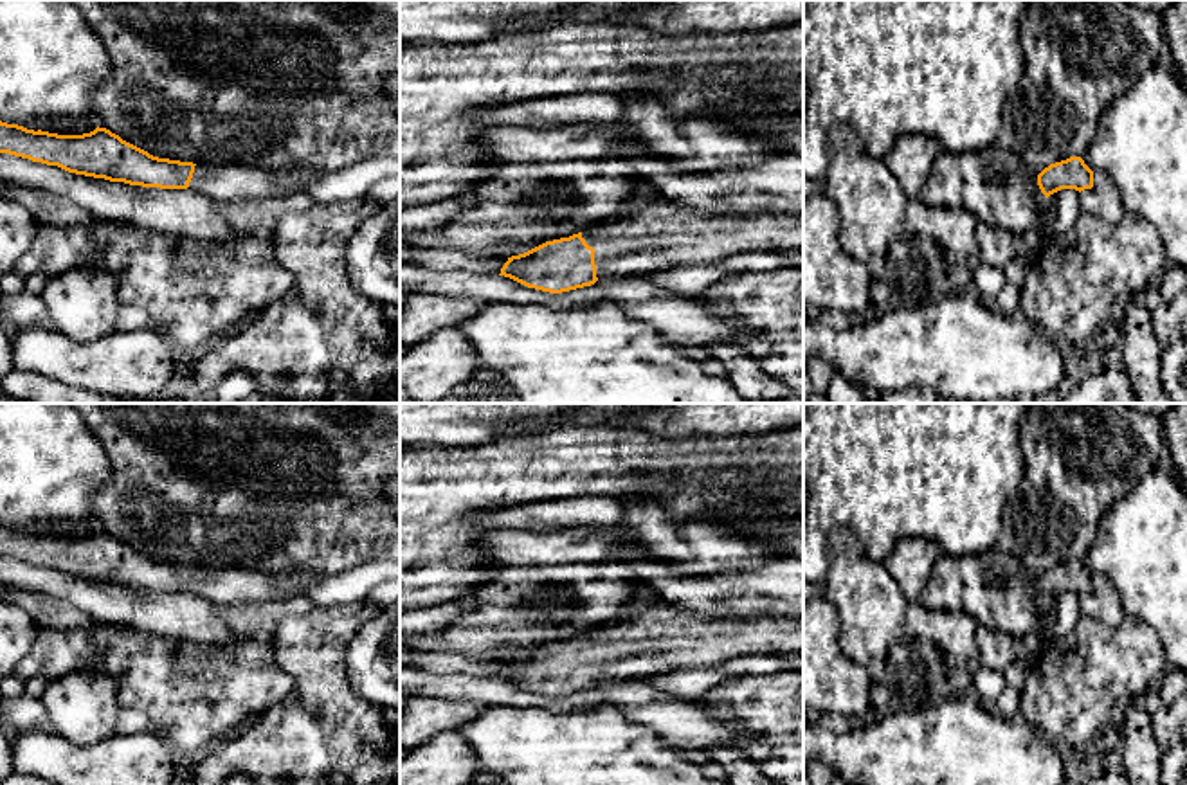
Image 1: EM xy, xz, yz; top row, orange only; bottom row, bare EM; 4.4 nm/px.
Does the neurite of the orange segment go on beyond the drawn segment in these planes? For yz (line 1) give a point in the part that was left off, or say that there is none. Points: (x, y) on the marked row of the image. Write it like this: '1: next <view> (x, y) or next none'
1: next none

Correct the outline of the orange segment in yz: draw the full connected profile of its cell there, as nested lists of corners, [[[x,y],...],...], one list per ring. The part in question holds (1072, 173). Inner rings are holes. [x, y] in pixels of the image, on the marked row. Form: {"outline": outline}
{"outline": [[[1070,157],[1045,167],[1037,175],[1037,185],[1047,198],[1061,189],[1081,193],[1093,187],[1093,171],[1081,157]]]}

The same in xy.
{"outline": [[[0,121],[0,153],[130,185],[189,187],[216,203],[263,200],[304,191],[322,173],[313,167],[209,167],[159,158],[99,126],[83,135],[58,135]]]}

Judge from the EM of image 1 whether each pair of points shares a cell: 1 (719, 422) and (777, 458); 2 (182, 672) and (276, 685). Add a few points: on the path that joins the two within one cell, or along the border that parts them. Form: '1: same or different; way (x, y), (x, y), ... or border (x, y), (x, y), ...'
1: different; border (779, 427), (759, 433), (694, 433)
2: same; way (206, 685), (253, 685)

